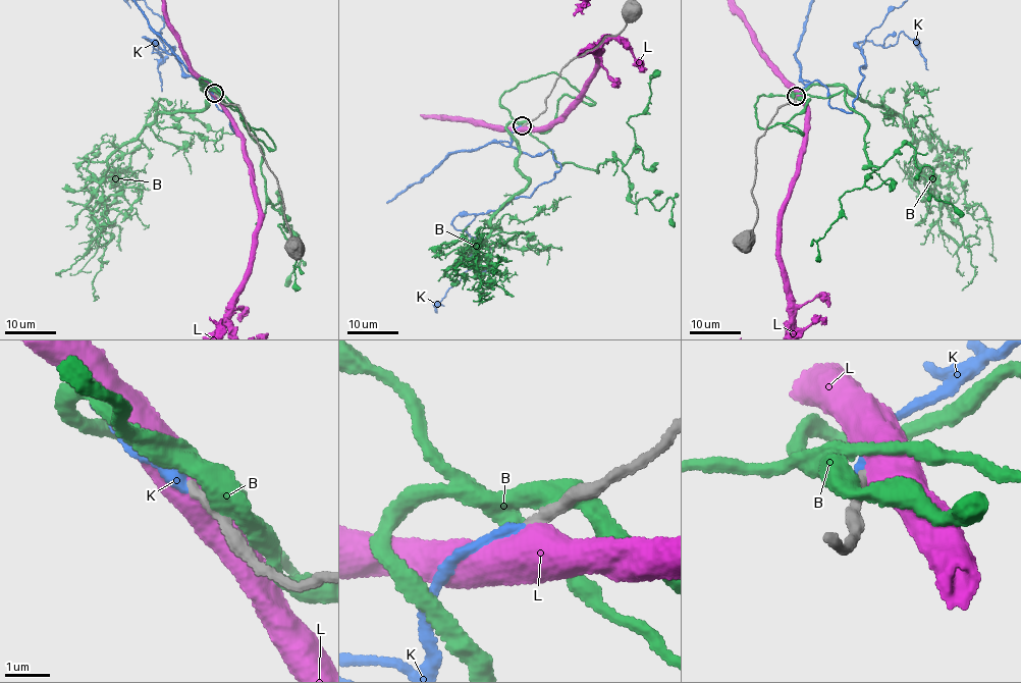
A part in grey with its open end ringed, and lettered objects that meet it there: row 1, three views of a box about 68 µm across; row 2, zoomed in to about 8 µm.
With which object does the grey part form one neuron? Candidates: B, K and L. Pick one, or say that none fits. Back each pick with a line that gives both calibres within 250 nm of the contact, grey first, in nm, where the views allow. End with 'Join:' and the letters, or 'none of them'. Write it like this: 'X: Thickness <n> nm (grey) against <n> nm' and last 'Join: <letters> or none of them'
K: Thickness 260 nm (grey) against 280 nm
Join: K

